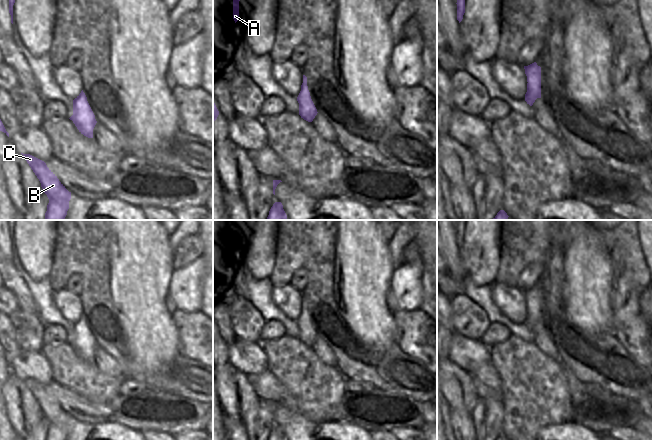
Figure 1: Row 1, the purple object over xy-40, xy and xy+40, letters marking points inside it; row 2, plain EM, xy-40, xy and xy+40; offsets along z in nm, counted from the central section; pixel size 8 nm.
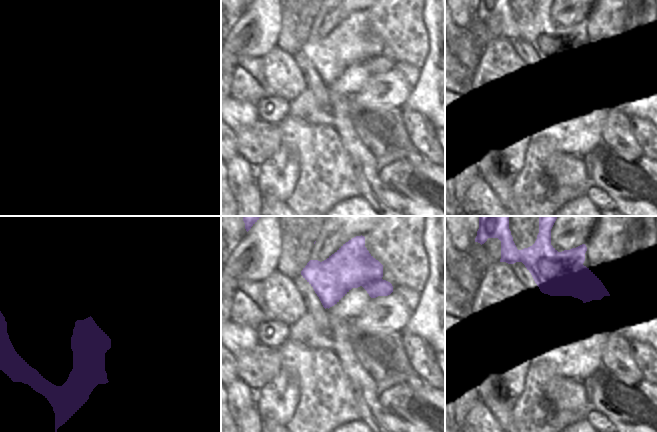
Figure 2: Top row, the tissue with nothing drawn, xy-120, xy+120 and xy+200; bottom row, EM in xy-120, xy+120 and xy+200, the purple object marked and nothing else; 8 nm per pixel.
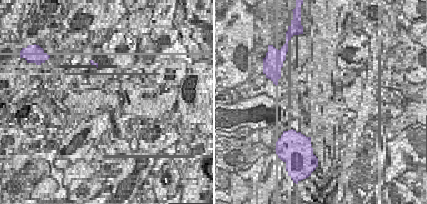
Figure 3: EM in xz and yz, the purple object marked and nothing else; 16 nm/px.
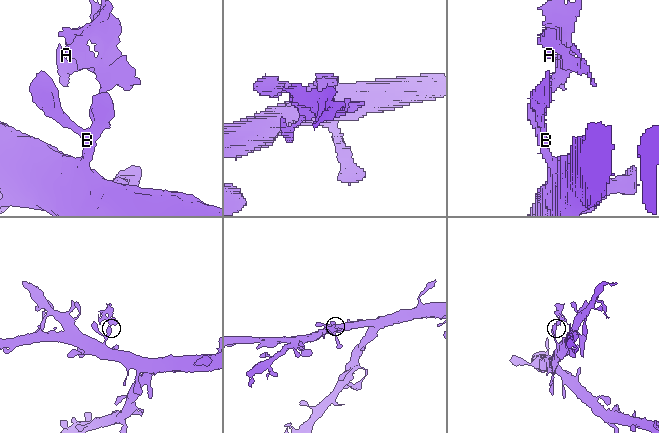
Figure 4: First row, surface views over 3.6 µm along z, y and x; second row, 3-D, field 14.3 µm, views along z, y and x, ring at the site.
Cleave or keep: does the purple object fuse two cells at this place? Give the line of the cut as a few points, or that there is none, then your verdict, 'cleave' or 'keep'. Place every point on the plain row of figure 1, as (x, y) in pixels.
cut xy+40 (527, 307), (530, 315), (537, 321); cleave

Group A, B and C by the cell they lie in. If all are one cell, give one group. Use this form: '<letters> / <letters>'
A / B C

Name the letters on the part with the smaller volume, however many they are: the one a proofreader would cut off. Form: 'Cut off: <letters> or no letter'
Cut off: A.

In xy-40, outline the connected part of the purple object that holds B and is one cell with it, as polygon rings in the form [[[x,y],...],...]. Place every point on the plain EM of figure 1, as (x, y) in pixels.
[[[21,378],[39,403],[43,416],[49,423],[45,440],[66,440],[71,416],[65,412],[44,385],[30,378]]]

